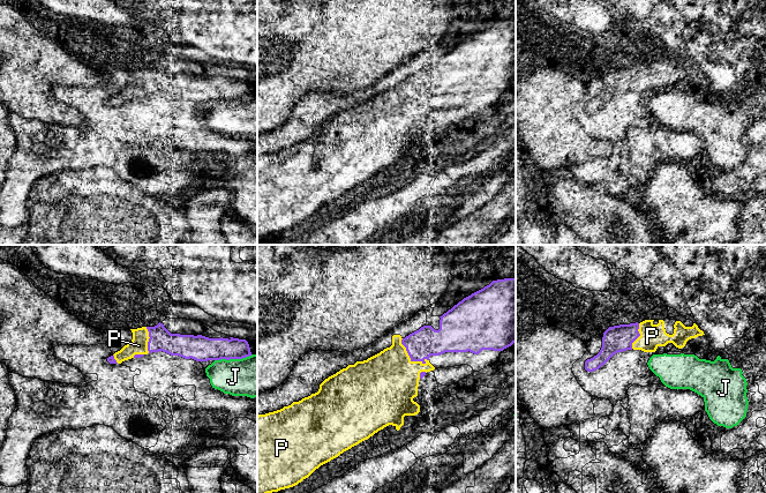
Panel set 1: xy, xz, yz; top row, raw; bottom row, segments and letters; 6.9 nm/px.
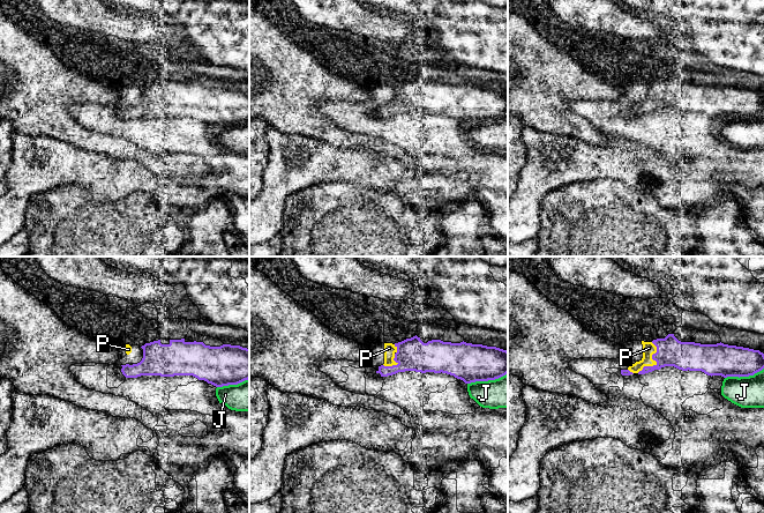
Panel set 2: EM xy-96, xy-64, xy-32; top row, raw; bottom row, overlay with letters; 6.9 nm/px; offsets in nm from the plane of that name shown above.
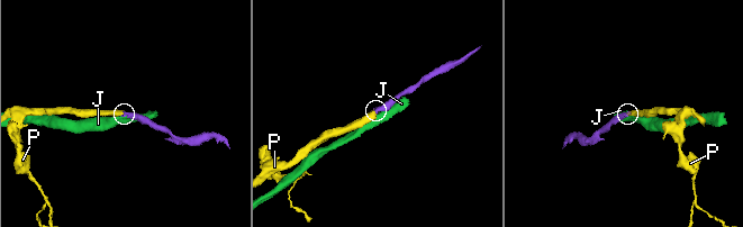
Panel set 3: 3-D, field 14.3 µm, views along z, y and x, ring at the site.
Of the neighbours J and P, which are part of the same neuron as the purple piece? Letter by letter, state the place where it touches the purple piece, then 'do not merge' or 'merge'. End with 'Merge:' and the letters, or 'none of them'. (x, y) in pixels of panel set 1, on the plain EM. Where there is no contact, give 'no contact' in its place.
J: contact xy (233, 99); do not merge
P: contact xz (410, 98); merge
Merge: P

